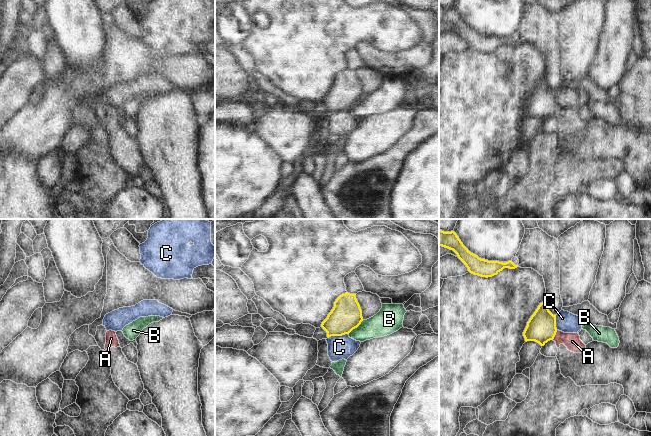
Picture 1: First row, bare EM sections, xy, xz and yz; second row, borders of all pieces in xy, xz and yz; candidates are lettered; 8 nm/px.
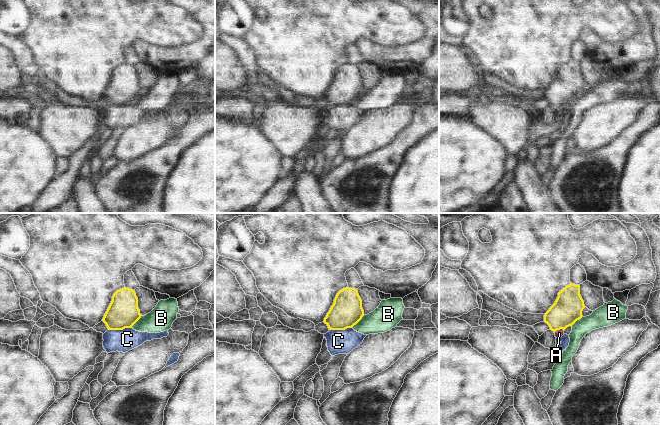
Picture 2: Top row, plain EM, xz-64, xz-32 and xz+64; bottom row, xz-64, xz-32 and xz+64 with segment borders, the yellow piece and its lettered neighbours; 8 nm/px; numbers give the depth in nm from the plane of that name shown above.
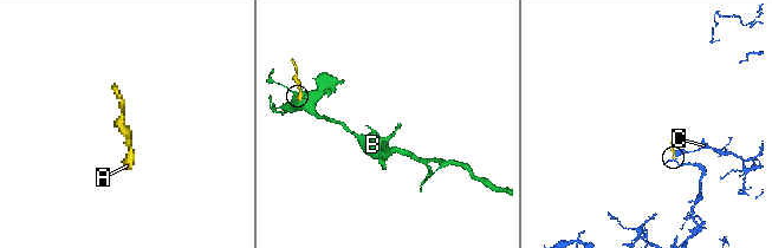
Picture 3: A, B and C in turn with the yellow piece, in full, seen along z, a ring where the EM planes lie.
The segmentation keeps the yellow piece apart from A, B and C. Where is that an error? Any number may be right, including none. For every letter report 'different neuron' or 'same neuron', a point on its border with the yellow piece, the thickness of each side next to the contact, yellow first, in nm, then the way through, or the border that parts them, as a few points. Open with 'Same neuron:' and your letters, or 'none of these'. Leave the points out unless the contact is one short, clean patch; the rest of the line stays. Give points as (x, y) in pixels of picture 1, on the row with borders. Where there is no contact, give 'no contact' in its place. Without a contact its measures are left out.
Same neuron: A
A: same neuron; contact yz (555, 334); calibres 240 and 130 nm; way yz (541, 327), (555, 334), (572, 341)
B: different neuron; contact xz (355, 327); calibres 260 and 200 nm; border xz (363, 320), (348, 334)
C: different neuron; contact xz (337, 335); calibres 260 and 190 nm; border xz (347, 333), (332, 335), (328, 338)

